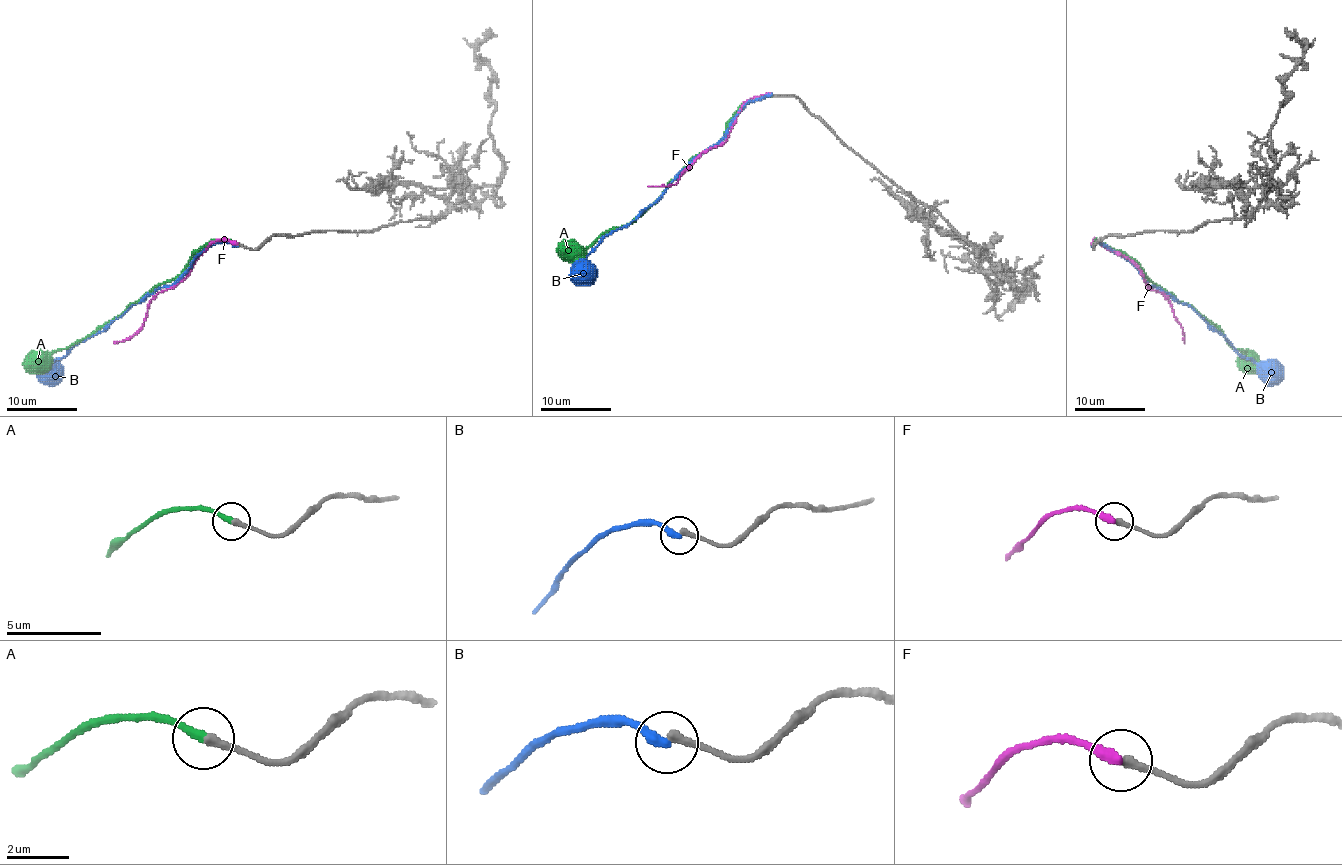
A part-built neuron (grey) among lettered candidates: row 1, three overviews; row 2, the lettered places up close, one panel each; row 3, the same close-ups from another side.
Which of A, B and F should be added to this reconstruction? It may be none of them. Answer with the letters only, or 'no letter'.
F

